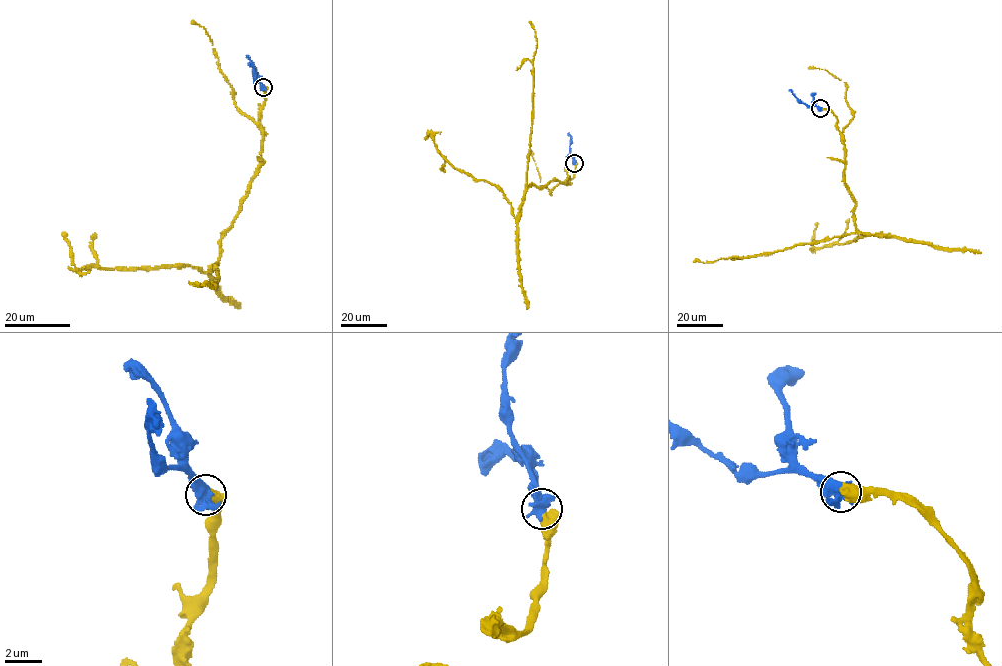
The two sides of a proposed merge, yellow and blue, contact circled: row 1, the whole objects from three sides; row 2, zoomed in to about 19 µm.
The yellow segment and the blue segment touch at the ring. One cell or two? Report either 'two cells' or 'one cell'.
one cell

